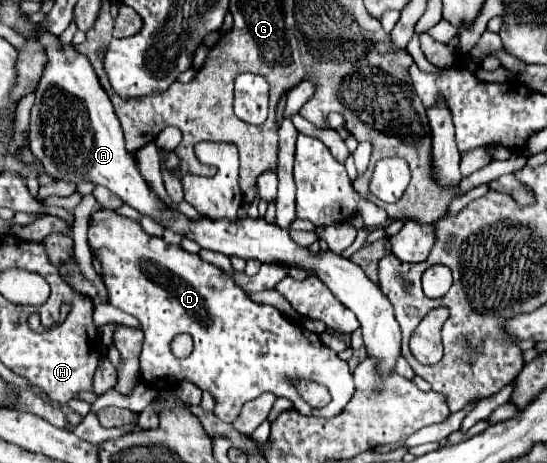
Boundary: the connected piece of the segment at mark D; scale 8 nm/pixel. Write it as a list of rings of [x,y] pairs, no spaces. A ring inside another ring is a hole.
[[[99,210],[93,214],[93,224],[89,226],[89,246],[95,248],[101,264],[103,278],[109,290],[109,300],[115,308],[135,316],[141,322],[145,342],[141,350],[141,374],[149,386],[171,386],[171,380],[181,382],[187,380],[199,386],[203,392],[209,392],[215,398],[213,414],[223,422],[235,422],[245,402],[255,400],[263,392],[271,392],[277,398],[291,400],[293,408],[303,416],[337,416],[347,400],[351,400],[355,392],[353,374],[345,360],[341,360],[333,350],[323,346],[317,334],[303,330],[293,324],[273,306],[259,306],[249,300],[249,296],[233,282],[233,278],[225,276],[217,266],[203,262],[197,254],[189,254],[179,246],[169,246],[163,238],[153,238],[141,230],[135,220],[123,218],[113,210]],[[187,332],[193,336],[195,350],[189,358],[175,358],[171,354],[171,334]],[[291,376],[309,378],[313,382],[325,384],[331,392],[331,402],[325,408],[311,408],[303,400],[293,400],[293,386],[289,382]]]

